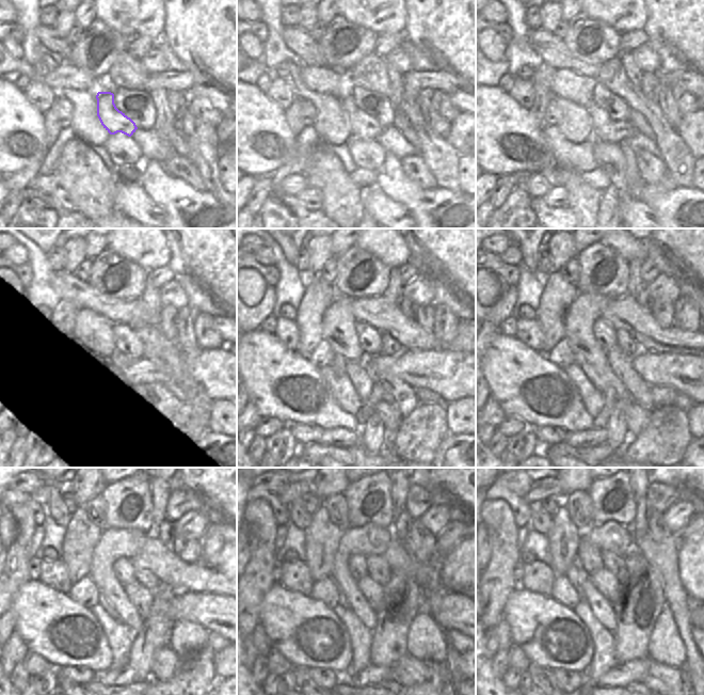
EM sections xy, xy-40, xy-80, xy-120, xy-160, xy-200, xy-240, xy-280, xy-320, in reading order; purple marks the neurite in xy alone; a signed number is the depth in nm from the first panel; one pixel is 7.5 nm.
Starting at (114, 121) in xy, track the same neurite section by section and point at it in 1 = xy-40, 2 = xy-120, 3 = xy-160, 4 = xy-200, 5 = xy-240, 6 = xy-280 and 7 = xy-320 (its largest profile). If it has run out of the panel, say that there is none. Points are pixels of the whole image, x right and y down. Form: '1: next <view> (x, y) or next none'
1: next xy-40 (363, 126)
2: next xy-120 (142, 368)
3: next xy-160 (452, 376)
4: next xy-200 (692, 376)
5: next xy-240 (214, 613)
6: next xy-280 (451, 611)
7: next xy-320 (692, 602)

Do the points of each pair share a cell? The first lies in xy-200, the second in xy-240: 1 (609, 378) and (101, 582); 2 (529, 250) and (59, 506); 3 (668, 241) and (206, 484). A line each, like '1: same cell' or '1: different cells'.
1: same cell
2: same cell
3: same cell

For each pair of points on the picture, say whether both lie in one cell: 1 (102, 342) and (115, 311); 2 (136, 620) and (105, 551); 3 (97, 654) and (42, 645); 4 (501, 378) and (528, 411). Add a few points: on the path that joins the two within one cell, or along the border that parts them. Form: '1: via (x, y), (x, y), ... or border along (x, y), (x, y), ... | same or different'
1: border along (90, 309), (106, 315), (115, 322) | different
2: via (121, 603), (117, 595), (105, 581), (105, 568) | same
3: via (83, 659), (72, 659), (56, 649) | same
4: via (510, 387), (524, 403) | same

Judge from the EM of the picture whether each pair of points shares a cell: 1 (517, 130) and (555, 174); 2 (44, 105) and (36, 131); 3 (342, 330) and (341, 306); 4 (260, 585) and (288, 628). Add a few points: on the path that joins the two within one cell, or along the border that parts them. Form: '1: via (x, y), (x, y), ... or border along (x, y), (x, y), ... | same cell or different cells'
1: via (530, 138), (546, 152), (546, 161) | same cell
2: border along (25, 93), (25, 96), (43, 113) | different cells
3: via (341, 325), (341, 312) | same cell
4: border along (275, 582), (261, 601), (259, 617) | different cells

